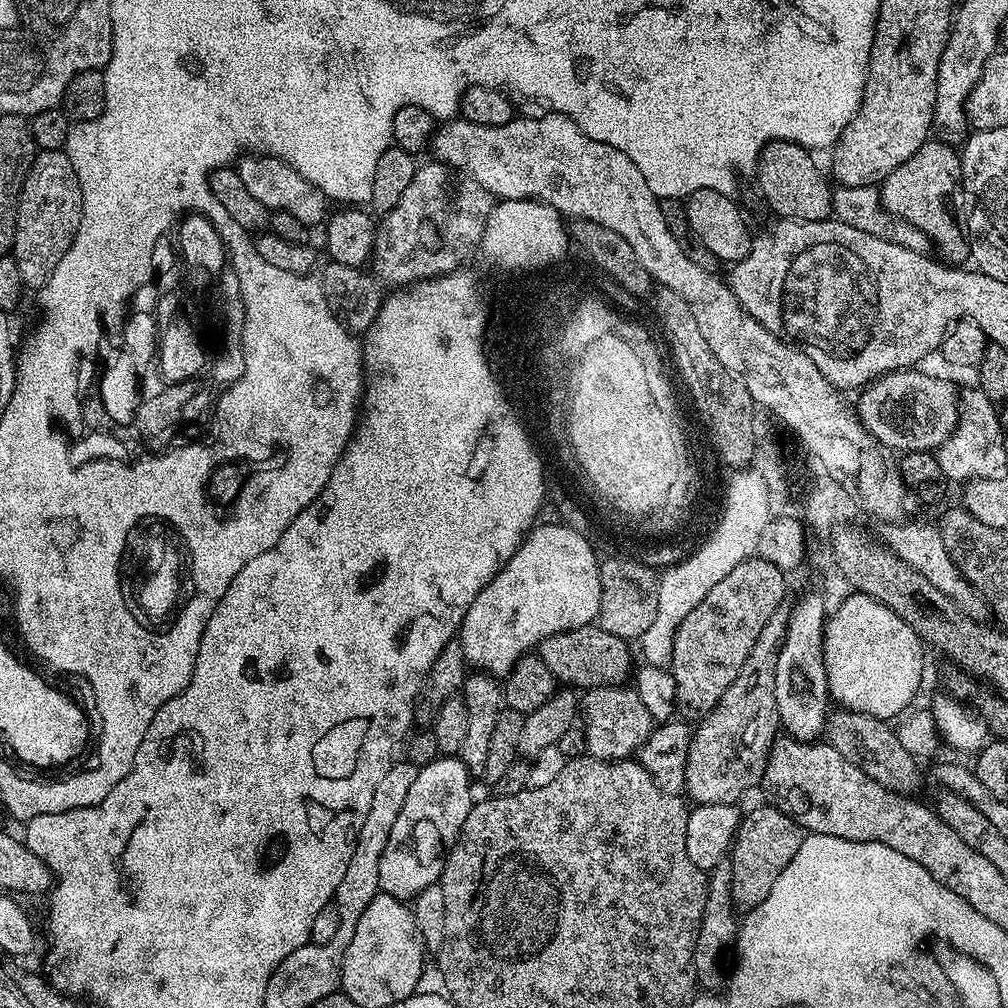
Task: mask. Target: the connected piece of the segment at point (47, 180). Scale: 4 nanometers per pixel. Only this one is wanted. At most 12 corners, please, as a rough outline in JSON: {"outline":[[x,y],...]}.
{"outline":[[37,151],[11,255],[39,290],[70,250],[82,190],[68,153]]}

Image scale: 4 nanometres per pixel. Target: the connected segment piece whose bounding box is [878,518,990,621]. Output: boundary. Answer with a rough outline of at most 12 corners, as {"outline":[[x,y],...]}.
{"outline":[[905,518],[878,532],[908,568],[968,616],[988,601],[950,558],[939,527]]}

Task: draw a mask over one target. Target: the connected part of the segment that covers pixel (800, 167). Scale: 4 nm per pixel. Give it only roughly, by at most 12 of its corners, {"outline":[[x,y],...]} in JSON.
{"outline":[[774,140],[754,177],[777,217],[833,215],[833,185],[801,144]]}

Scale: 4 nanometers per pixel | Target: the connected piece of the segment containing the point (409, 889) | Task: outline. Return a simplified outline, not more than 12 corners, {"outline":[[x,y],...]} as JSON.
{"outline":[[456,754],[420,768],[390,830],[380,891],[439,881],[474,803]]}

